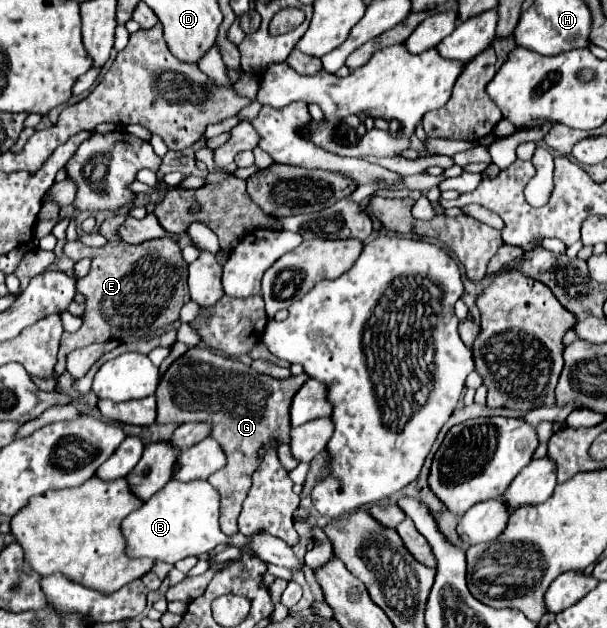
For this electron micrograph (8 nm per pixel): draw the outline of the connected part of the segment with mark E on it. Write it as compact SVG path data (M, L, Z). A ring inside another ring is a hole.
M115 214L103 221L101 233L109 243L101 249L91 249L81 241L69 241L63 248L64 254L72 260L93 257L91 271L77 281L77 291L85 297L87 311L83 327L77 333L63 333L53 379L33 379L41 391L55 391L55 379L65 371L65 359L71 351L109 339L145 337L155 329L171 325L179 317L179 309L189 301L187 263L181 255L179 243L171 237L161 237L141 245L123 245L117 235L117 227L121 226L126 217Z

